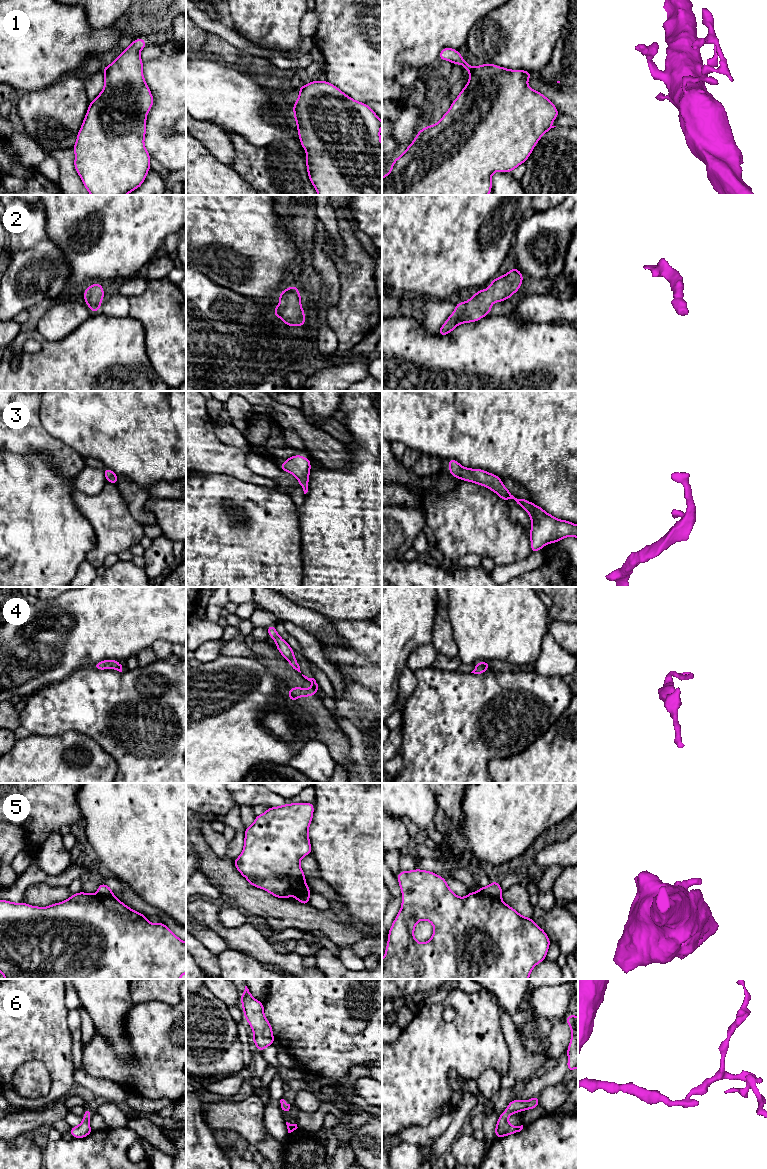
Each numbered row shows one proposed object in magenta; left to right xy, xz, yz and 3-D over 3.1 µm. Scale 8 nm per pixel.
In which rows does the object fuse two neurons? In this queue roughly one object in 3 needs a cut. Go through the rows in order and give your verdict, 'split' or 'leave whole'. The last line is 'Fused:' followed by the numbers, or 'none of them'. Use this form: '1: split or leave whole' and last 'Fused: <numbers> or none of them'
1: split
2: leave whole
3: leave whole
4: split
5: split
6: leave whole
Fused: 1, 4, 5

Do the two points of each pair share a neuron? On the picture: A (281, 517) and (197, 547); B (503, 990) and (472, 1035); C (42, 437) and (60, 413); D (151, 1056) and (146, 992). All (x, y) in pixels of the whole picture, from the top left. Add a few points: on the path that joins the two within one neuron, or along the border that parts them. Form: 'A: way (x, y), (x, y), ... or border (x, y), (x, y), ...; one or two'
A: way (260, 525), (236, 547), (218, 547); one
B: border (484, 989), (488, 990), (498, 1003); two
C: border (40, 407), (42, 427), (65, 444); two
D: border (133, 1002), (162, 1001), (170, 1005); two

